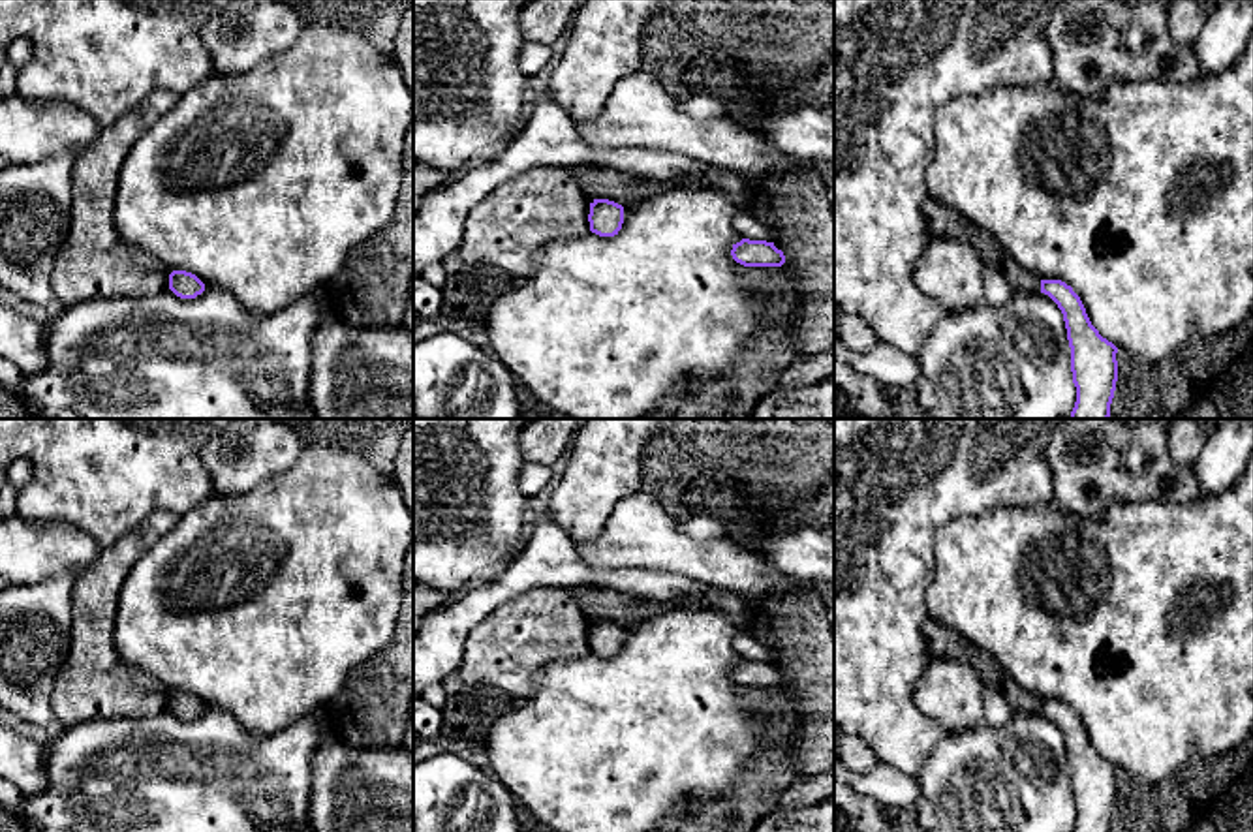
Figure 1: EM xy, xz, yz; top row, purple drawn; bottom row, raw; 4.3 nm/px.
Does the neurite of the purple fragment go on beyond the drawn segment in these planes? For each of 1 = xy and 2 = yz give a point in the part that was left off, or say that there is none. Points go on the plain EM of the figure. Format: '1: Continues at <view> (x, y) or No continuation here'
1: No continuation here
2: No continuation here

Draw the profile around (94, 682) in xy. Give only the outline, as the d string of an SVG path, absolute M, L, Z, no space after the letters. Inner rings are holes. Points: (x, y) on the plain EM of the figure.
M154 511L133 532L101 550L94 565L75 580L71 648L53 687L56 723L150 717L169 708L171 691L118 657L115 620L130 569L178 518L169 511Z

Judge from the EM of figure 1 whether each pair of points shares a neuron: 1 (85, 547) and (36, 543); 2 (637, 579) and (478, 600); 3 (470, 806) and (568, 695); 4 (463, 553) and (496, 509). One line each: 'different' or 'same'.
1: same
2: same
3: different
4: same

